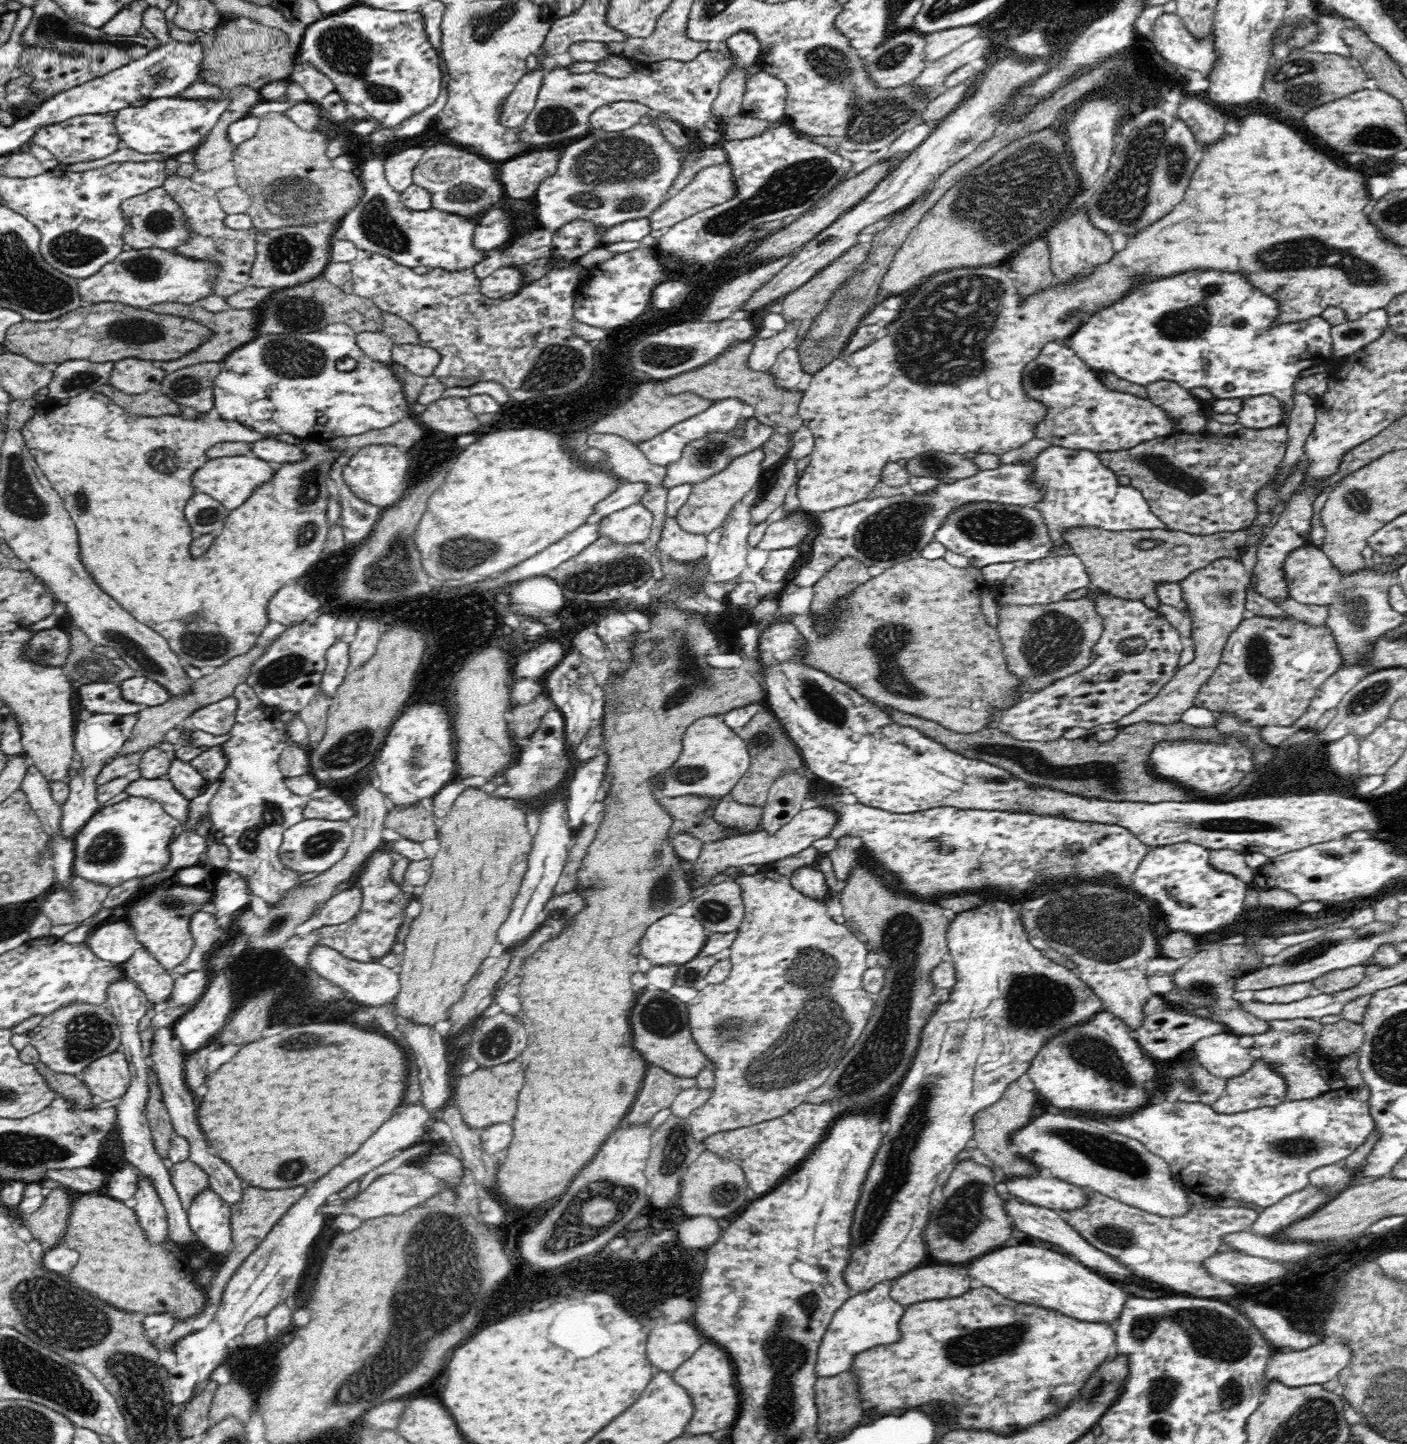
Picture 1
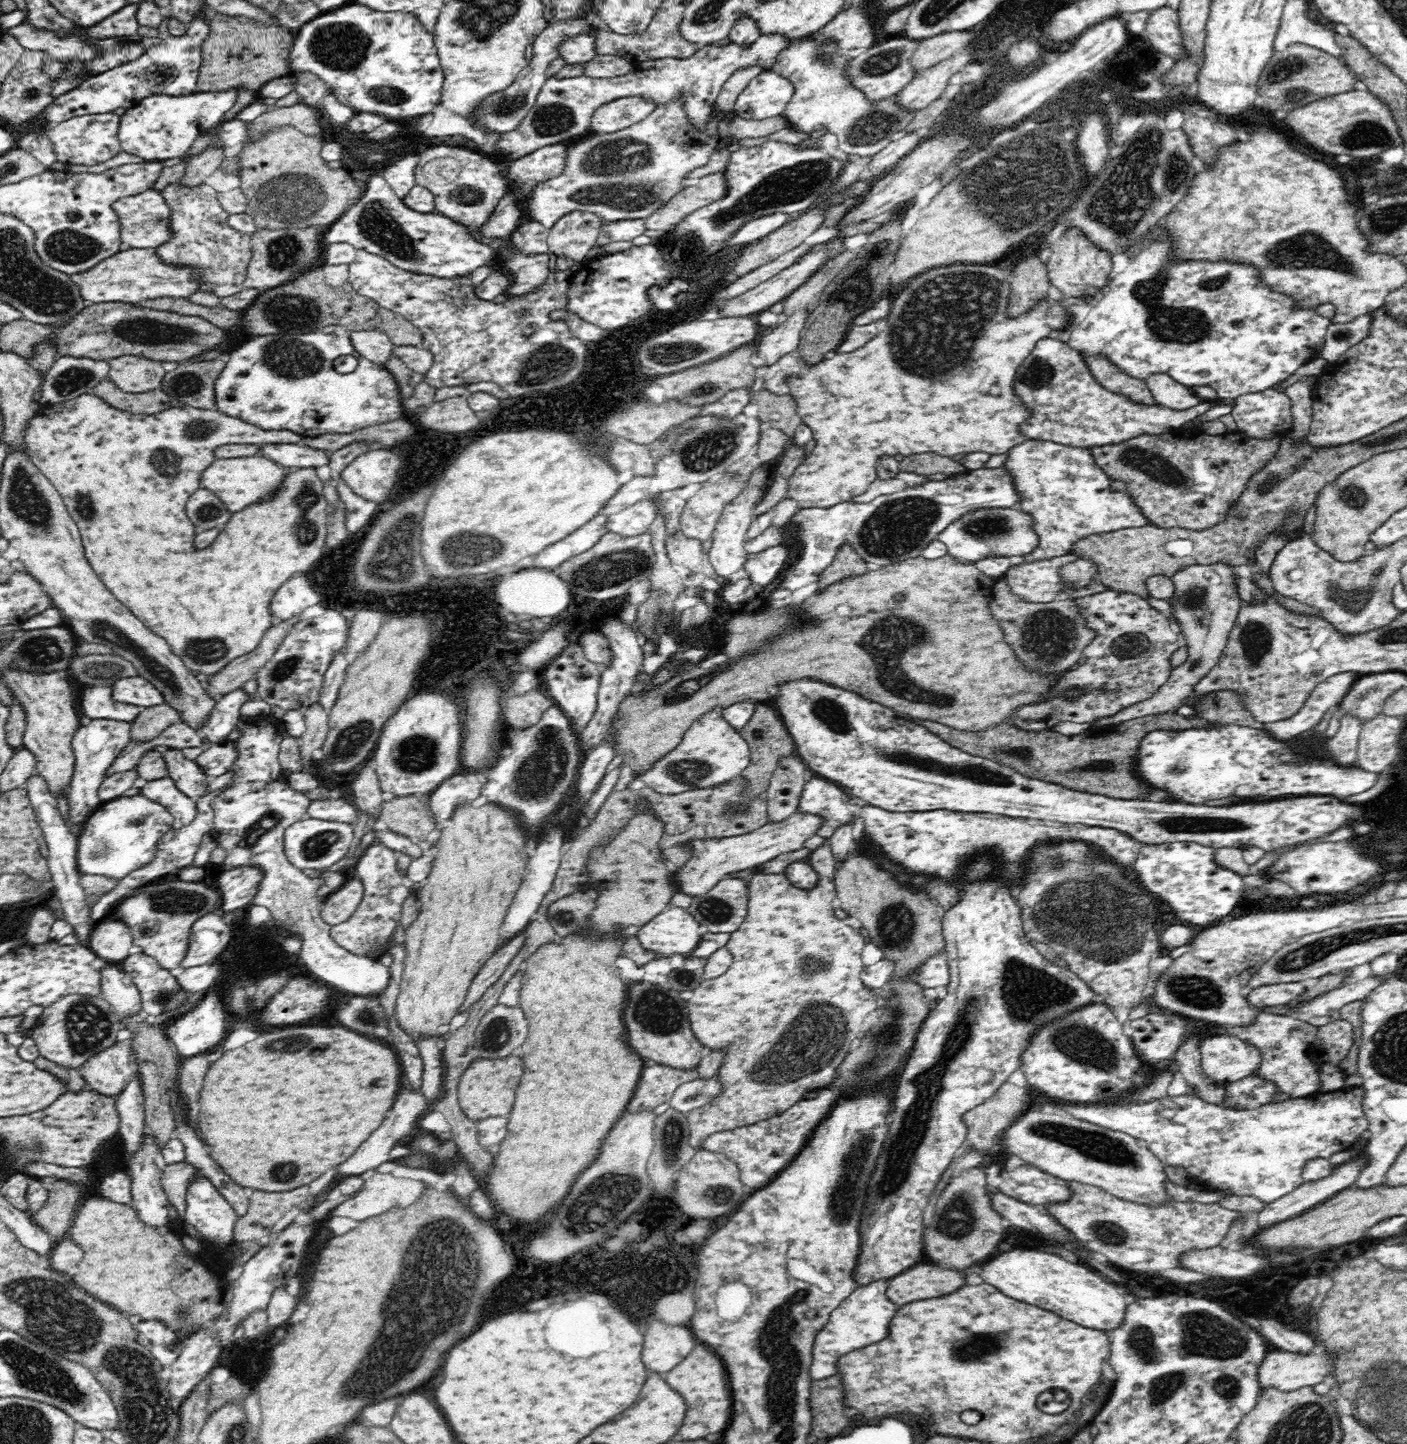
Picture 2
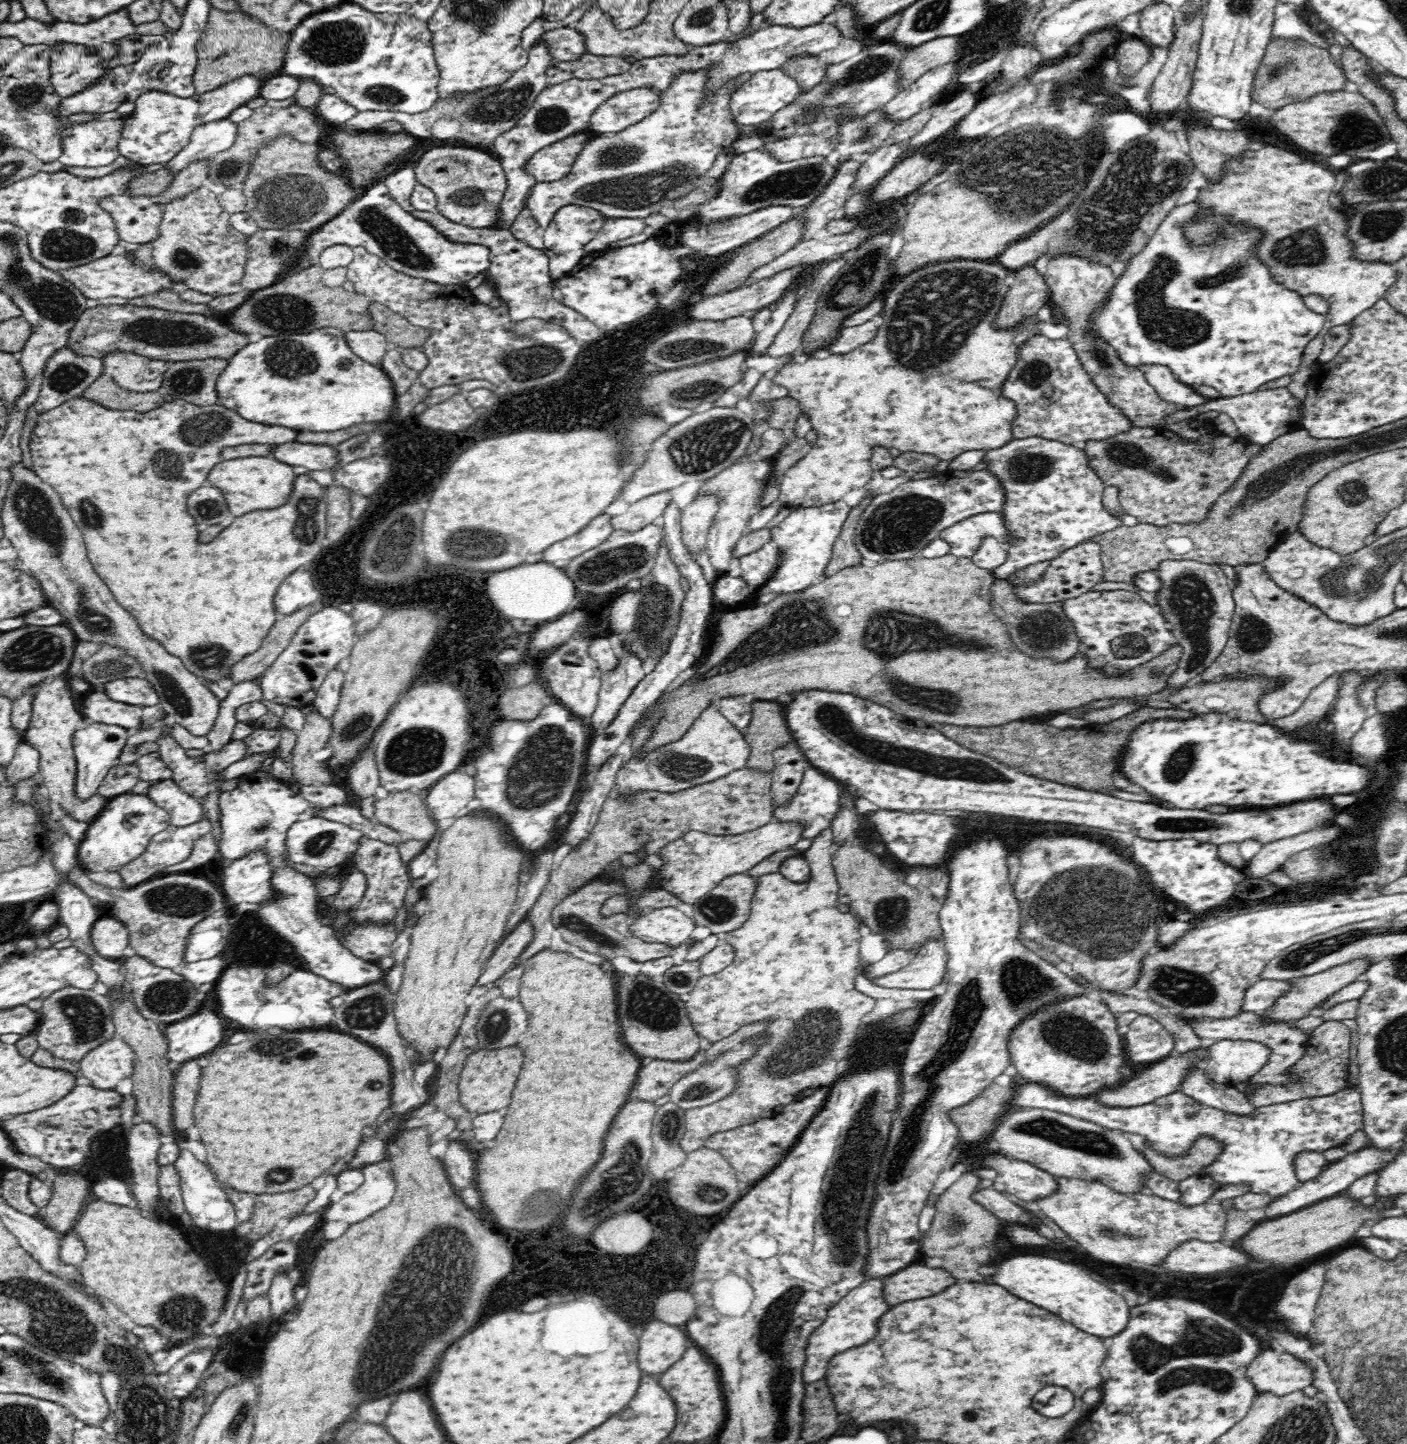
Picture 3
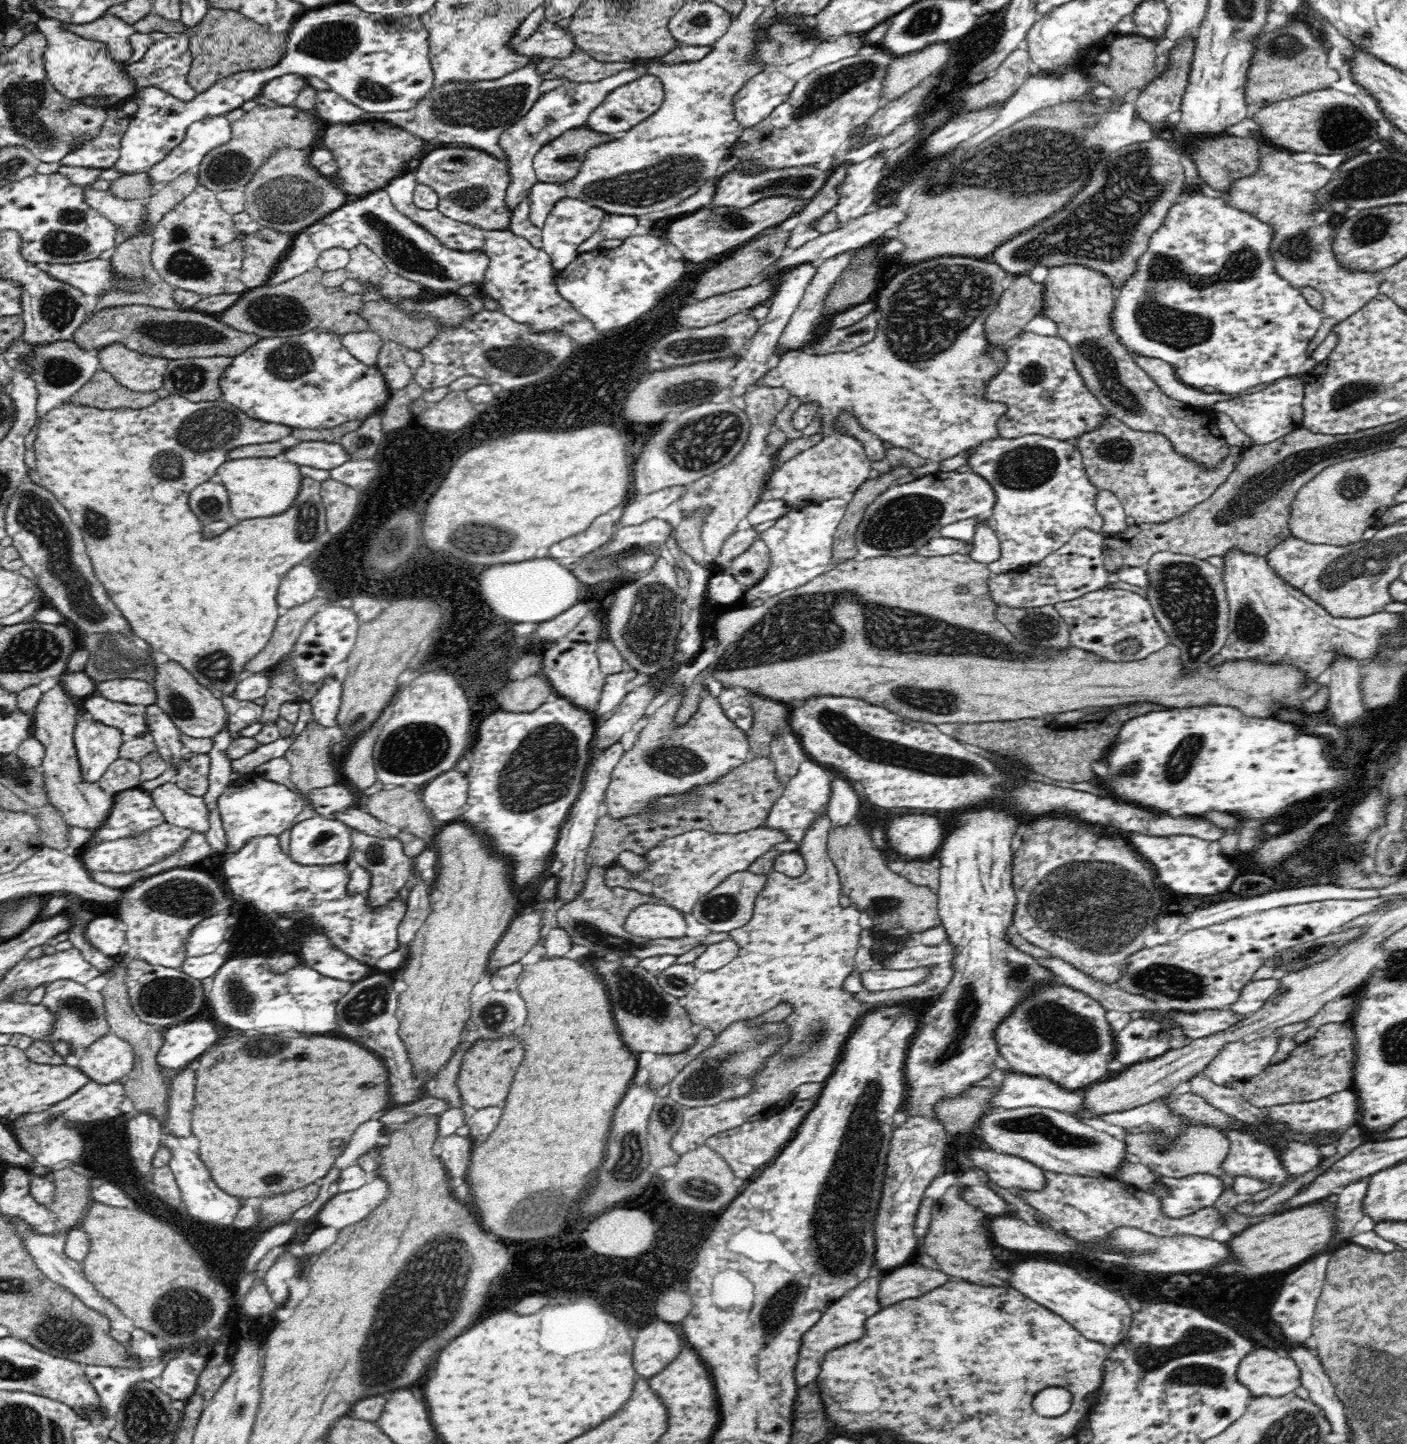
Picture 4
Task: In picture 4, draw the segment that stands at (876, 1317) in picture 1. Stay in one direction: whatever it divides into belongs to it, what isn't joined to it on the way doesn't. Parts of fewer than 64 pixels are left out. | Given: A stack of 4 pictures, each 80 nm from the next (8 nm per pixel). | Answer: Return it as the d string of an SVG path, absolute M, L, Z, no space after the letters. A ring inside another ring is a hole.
M873 1274L857 1284L856 1288L851 1288L832 1306L829 1306L822 1318L807 1333L803 1334L799 1359L795 1368L795 1379L798 1386L803 1387L816 1382L821 1371L821 1364L830 1351L860 1340L865 1335L867 1320L883 1308L879 1303L880 1281L880 1275Z

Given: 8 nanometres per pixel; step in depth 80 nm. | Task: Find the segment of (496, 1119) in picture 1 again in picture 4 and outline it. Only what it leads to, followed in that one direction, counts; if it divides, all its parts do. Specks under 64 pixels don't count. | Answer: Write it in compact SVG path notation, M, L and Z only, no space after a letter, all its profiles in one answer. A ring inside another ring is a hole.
M516 1036L491 1041L480 1038L476 1040L464 1053L461 1064L457 1081L461 1100L476 1110L488 1108L488 1106L504 1106L512 1078L522 1058L524 1058L524 1048L516 1040Z

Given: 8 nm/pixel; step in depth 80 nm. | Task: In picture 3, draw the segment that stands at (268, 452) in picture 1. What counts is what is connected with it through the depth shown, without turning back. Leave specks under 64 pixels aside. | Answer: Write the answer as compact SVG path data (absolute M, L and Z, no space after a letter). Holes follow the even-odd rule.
M297 440L289 443L278 443L272 445L270 456L288 466L302 466L309 471L334 469L338 463L335 447L322 444L304 444Z

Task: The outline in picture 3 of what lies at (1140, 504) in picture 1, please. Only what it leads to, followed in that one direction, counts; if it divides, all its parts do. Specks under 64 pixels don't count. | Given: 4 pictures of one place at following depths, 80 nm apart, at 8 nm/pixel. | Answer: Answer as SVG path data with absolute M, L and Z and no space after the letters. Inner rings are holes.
M1031 436L1011 440L1002 448L986 452L984 461L990 462L987 470L1000 479L1006 491L1008 498L1003 510L1006 527L1018 537L1018 542L1009 544L1006 548L1008 558L1005 563L993 570L995 579L1006 579L1021 567L1055 559L1061 552L1074 548L1078 543L1124 526L1122 517L1125 510L1122 509L1120 514L1112 514L1104 509L1102 498L1104 498L1106 484L1102 483L1096 471L1088 465L1088 457L1082 446Z

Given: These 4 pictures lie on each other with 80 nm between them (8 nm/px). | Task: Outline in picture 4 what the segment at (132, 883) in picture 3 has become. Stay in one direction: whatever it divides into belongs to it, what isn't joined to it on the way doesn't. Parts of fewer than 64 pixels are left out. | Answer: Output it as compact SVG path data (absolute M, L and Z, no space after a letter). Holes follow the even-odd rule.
M162 823L159 827L151 828L135 837L118 839L100 843L92 847L89 851L79 853L85 867L90 871L115 872L115 873L131 873L140 871L150 865L162 862L165 858L173 857L182 845L190 838L192 833L198 830L193 828L182 828L170 823Z

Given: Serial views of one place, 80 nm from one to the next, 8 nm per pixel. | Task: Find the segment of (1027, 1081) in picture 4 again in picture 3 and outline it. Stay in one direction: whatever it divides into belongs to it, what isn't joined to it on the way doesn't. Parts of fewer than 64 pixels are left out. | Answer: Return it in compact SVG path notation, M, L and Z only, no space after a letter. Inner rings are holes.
M1020 1081L1016 1083L1016 1087L1015 1095L1011 1100L1011 1104L1014 1104L1015 1108L1043 1108L1054 1112L1060 1111L1062 1114L1099 1124L1111 1131L1122 1130L1122 1132L1130 1134L1140 1134L1147 1140L1147 1144L1152 1145L1152 1149L1156 1149L1158 1153L1162 1153L1166 1157L1177 1159L1187 1155L1191 1146L1200 1137L1214 1139L1222 1145L1222 1152L1196 1174L1212 1177L1218 1186L1222 1187L1237 1184L1248 1185L1250 1187L1248 1192L1266 1194L1273 1199L1284 1196L1300 1186L1300 1180L1295 1171L1295 1160L1301 1152L1310 1151L1322 1154L1330 1148L1342 1147L1354 1132L1363 1130L1364 1126L1361 1093L1357 1087L1352 1086L1328 1096L1312 1096L1312 1098L1303 1098L1292 1102L1255 1107L1254 1112L1240 1115L1206 1106L1180 1091L1157 1098L1148 1104L1142 1104L1142 1106L1122 1107L1106 1106L1098 1102L1095 1097L1077 1099L1066 1097L1040 1084L1028 1084Z

